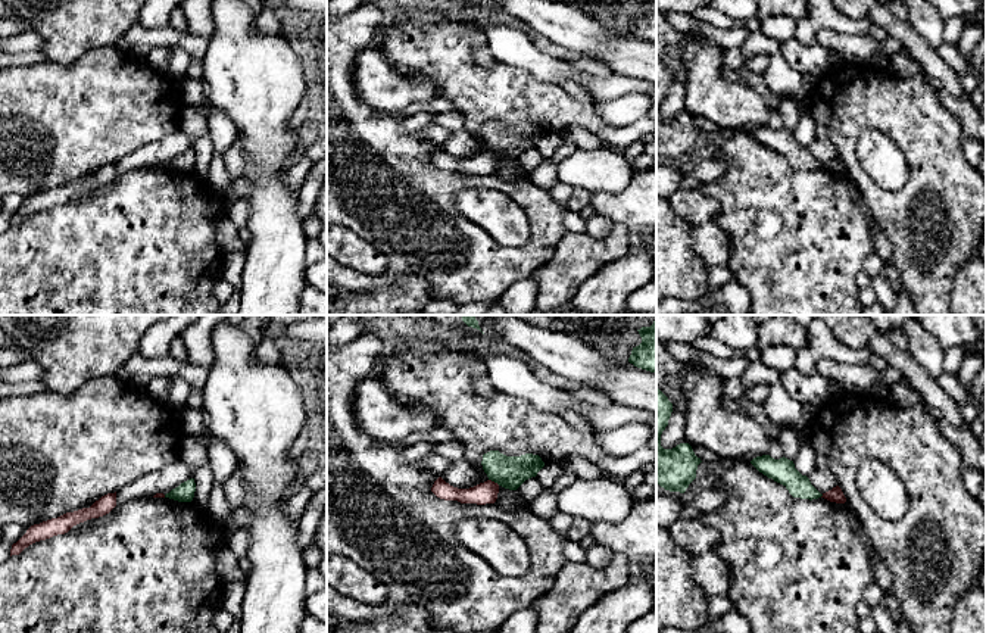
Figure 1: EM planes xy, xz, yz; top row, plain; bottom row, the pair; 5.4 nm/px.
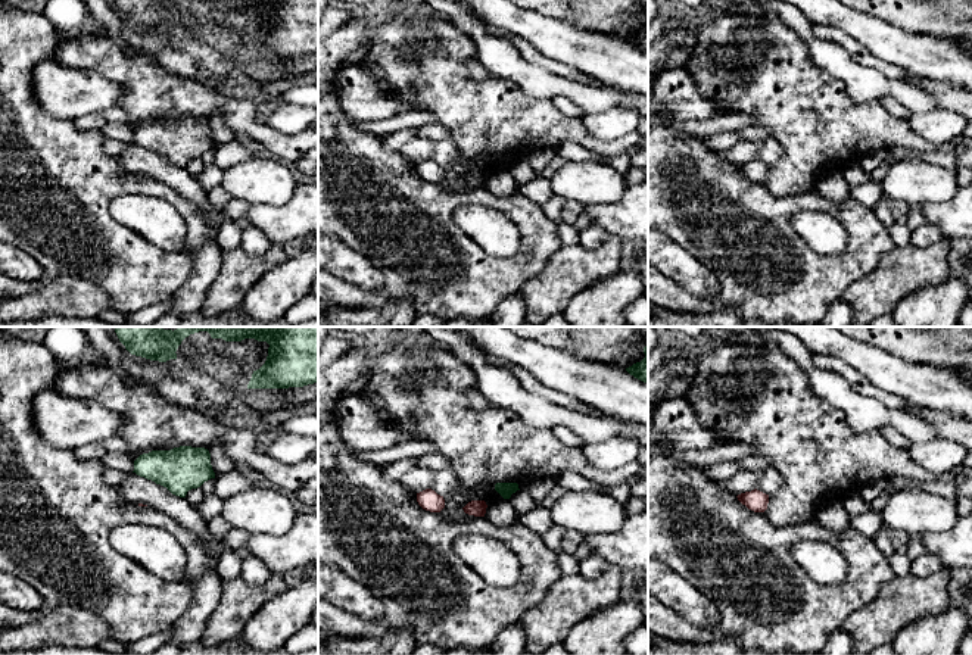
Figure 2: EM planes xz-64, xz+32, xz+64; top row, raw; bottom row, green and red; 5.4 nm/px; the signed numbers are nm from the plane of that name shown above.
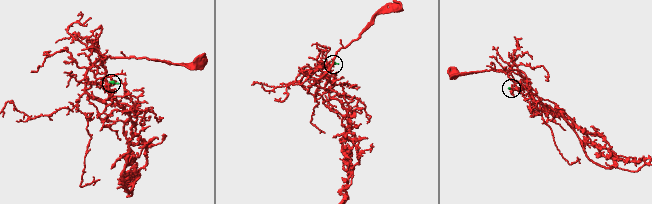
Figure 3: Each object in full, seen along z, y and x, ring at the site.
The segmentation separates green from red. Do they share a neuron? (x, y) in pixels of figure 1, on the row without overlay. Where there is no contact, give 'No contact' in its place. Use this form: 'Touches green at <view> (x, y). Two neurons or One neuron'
Touches green at xz (495, 152). Two neurons

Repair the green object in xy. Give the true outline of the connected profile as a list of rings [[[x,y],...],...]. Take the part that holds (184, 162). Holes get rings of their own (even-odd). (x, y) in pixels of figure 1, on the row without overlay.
[[[190,149],[184,153],[181,153],[178,158],[172,159],[169,163],[165,165],[165,168],[178,171],[178,172],[191,172],[196,162],[196,153],[194,149]]]

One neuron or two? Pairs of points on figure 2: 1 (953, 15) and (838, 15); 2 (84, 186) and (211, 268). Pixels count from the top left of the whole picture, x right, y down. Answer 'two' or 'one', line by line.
1: two
2: two

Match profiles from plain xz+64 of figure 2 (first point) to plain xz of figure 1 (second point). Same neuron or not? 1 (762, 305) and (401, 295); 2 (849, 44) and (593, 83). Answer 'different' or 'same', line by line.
1: different
2: different

